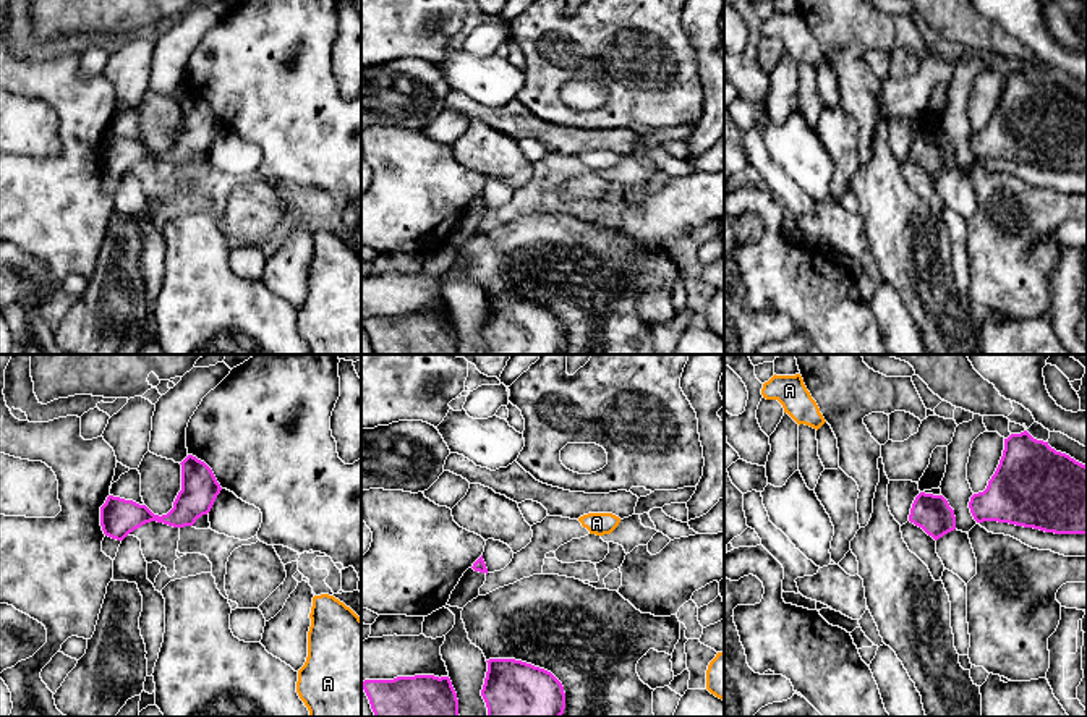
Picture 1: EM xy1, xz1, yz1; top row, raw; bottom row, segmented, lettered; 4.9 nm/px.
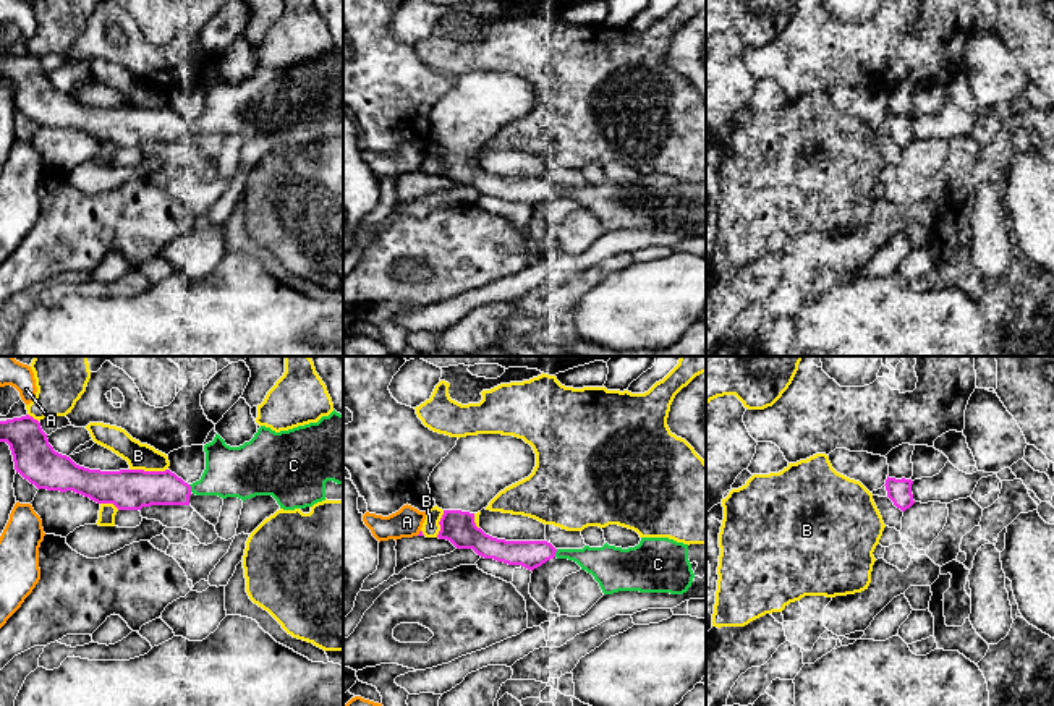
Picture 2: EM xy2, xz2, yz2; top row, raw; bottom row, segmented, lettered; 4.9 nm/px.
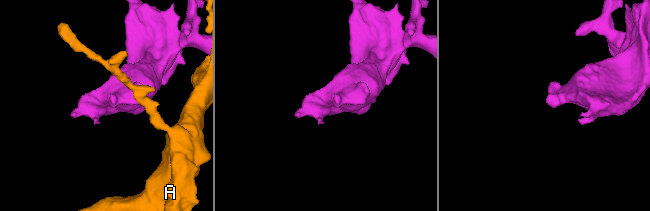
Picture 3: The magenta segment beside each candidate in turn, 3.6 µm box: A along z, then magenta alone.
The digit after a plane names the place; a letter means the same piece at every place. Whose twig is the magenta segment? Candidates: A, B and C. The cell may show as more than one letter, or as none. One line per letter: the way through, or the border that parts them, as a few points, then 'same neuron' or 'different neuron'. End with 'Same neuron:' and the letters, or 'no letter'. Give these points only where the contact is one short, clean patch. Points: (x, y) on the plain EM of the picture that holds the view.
A: along xz2 (420, 167), (416, 172) | different neuron
B: different neuron
C: same neuron
Same neuron: C

